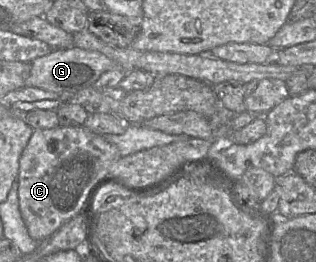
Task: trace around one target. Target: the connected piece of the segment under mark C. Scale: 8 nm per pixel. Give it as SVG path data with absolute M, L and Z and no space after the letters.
M84 126L34 130L19 160L19 208L30 237L41 242L81 213L90 189L121 158L118 148Z

